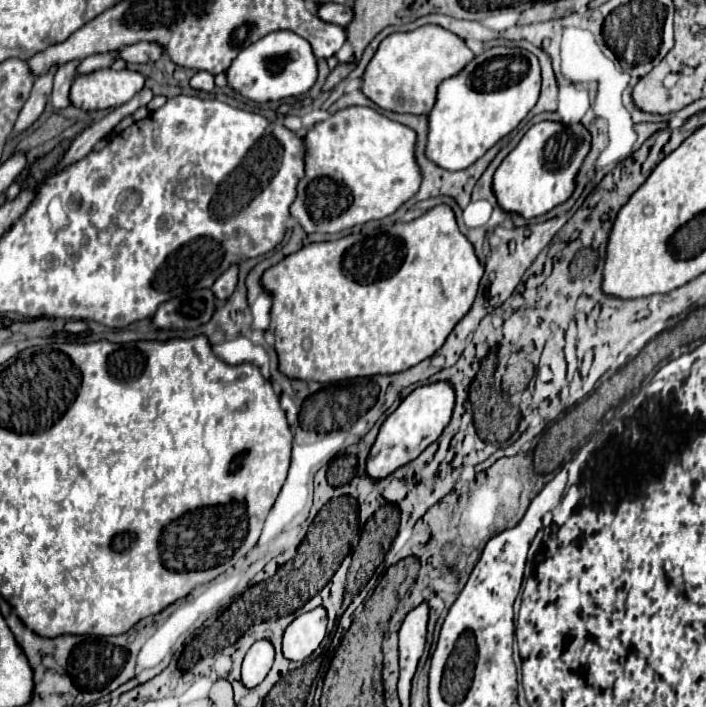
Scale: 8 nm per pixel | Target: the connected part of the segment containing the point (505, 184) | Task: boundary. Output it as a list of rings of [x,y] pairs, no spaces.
[[[559,121],[535,123],[495,171],[493,191],[501,209],[531,219],[561,205],[573,195],[575,177],[589,151],[591,133],[583,123],[573,125],[563,125]]]

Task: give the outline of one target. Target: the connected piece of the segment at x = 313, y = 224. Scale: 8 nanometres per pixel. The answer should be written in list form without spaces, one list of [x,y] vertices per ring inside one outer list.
[[[347,107],[317,123],[307,135],[307,165],[305,177],[297,185],[297,199],[291,205],[291,215],[299,219],[307,233],[339,233],[359,223],[383,219],[395,213],[421,187],[421,169],[417,169],[415,143],[417,133],[407,125],[387,119],[371,107]]]

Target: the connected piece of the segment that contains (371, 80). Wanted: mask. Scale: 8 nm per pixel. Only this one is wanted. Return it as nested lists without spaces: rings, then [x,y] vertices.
[[[423,25],[409,33],[393,33],[381,41],[375,57],[363,75],[363,93],[383,109],[397,113],[427,115],[437,101],[441,81],[455,77],[473,61],[475,53],[467,47],[465,39],[441,29],[439,25]]]

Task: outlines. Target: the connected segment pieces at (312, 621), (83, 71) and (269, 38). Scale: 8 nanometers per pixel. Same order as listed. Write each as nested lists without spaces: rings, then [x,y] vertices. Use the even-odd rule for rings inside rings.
[[[317,607],[299,615],[283,635],[283,655],[289,661],[305,661],[323,641],[327,627],[327,613]]]
[[[111,51],[111,53],[99,53],[99,55],[89,55],[85,57],[79,67],[77,67],[77,75],[87,75],[87,73],[93,73],[97,69],[105,69],[105,67],[111,67],[111,63],[117,59],[117,53]]]
[[[273,31],[269,35],[265,35],[263,39],[255,41],[253,45],[245,47],[231,63],[231,67],[227,69],[227,81],[229,85],[239,91],[243,97],[253,99],[257,103],[265,103],[265,101],[279,101],[285,97],[299,97],[303,93],[307,93],[311,89],[311,85],[317,79],[317,59],[311,53],[311,45],[295,35],[293,31]]]

